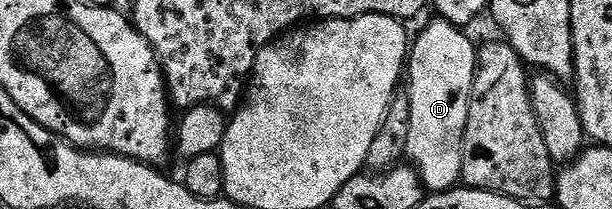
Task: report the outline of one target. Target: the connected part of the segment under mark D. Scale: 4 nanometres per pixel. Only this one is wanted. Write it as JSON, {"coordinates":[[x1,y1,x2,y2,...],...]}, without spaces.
{"coordinates":[[438,17,432,20,416,39,414,36,405,64,405,94,409,97,409,141,405,155,428,192,446,193,463,177,463,138,469,121,477,47,471,44,466,30]]}

